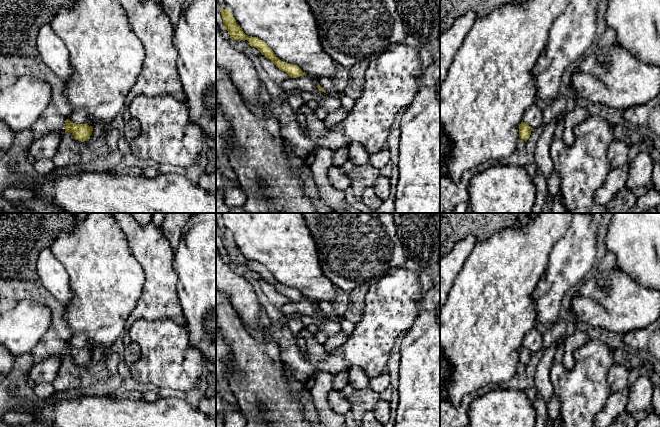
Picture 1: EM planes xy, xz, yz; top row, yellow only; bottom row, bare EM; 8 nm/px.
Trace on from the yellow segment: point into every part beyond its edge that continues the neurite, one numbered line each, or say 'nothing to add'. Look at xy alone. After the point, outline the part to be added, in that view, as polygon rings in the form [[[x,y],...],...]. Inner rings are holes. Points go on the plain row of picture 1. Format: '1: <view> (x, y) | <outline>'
nothing to add

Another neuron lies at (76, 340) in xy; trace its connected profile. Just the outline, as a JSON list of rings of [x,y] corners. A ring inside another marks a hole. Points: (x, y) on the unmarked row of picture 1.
[[[72,334],[67,343],[76,348],[87,348],[89,340],[85,334]]]

